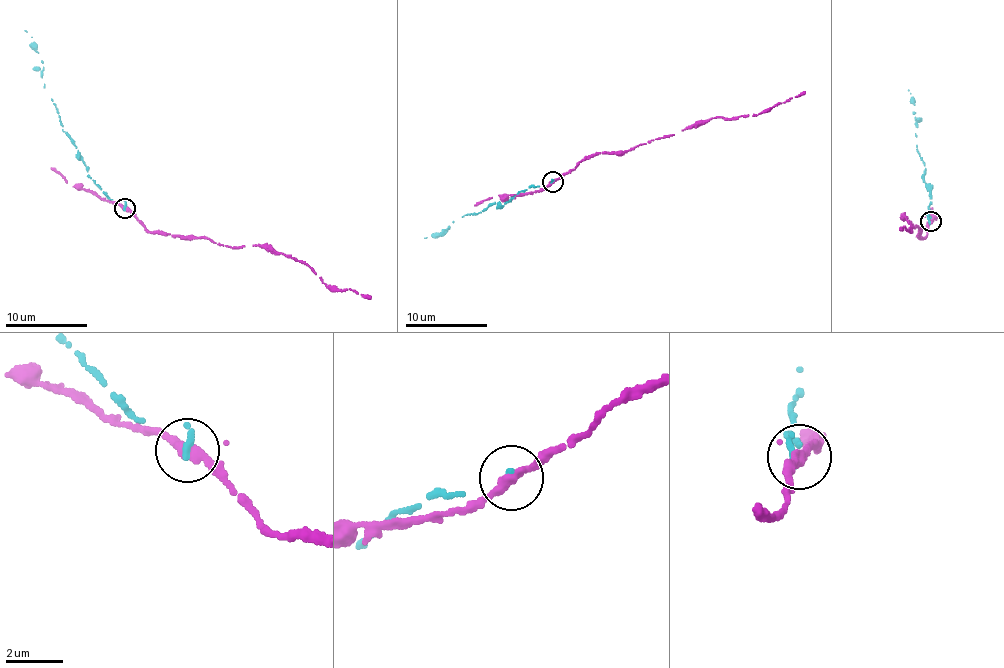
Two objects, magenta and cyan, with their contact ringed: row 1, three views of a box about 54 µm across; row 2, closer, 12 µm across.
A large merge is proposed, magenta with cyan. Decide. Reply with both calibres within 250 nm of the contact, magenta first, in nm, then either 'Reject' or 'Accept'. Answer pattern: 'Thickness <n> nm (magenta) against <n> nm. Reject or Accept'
Thickness 320 nm (magenta) against 260 nm. Reject

